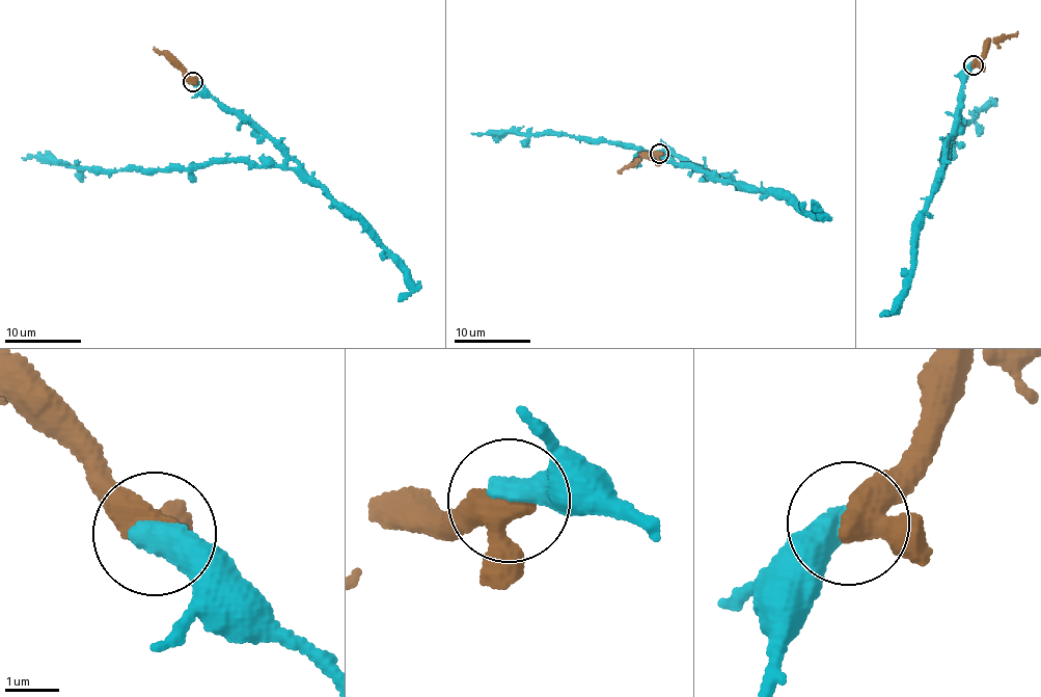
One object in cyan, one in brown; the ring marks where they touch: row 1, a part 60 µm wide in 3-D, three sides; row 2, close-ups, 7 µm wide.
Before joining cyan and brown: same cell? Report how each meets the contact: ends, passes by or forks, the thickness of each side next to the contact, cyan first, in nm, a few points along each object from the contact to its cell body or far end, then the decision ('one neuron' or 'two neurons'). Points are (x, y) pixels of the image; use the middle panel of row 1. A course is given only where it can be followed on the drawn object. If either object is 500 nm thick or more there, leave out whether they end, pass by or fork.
550/440 nm | cyan via (659, 153), (686, 160), (730, 183), (637, 149), (607, 141), (536, 133), (471, 133) | brown via (659, 153), (641, 154), (641, 158), (619, 171) | one neuron

